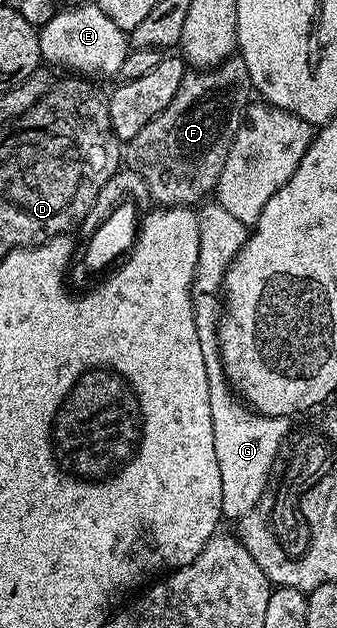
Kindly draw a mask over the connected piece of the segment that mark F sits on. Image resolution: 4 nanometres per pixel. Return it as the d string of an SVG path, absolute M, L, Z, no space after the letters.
M238 54L216 68L184 71L173 102L169 102L137 138L126 141L126 159L127 156L131 159L130 167L141 177L145 192L156 200L156 205L164 208L195 206L214 193L229 146L249 103L250 82L249 70L245 70L243 57Z

